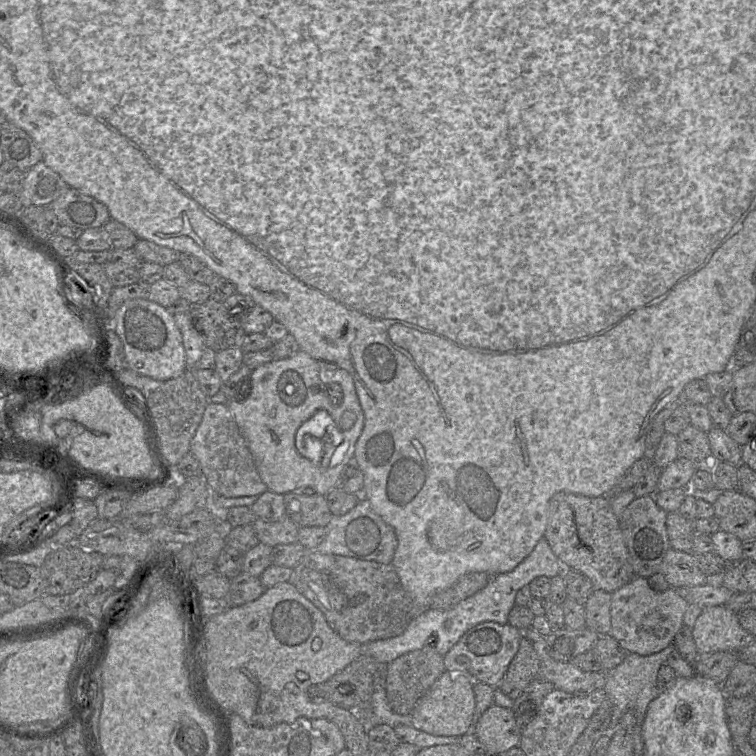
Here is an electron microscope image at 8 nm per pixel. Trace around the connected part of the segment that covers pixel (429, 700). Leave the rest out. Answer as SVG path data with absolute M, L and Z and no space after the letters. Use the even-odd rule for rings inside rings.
M445 671L414 708L412 726L432 735L462 737L473 731L474 711L473 680L460 671Z

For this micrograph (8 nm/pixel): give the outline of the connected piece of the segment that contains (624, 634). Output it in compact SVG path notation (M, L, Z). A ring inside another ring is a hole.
M633 577L612 594L609 635L626 653L640 656L658 653L673 646L675 635L684 626L684 614L688 604L680 591L673 587L656 591L648 584L647 578Z

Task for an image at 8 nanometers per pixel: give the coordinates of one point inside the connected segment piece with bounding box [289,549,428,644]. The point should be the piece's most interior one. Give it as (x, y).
(363, 601)

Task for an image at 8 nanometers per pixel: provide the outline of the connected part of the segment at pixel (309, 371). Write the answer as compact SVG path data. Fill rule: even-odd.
M299 350L291 357L274 359L268 363L255 368L250 375L250 387L240 387L241 396L239 400L230 400L227 404L233 418L253 456L257 471L269 491L277 494L287 494L299 488L312 488L321 495L327 495L332 489L341 486L343 472L351 462L355 462L355 450L357 441L365 425L365 416L361 408L354 380L349 372L334 364L311 357L305 351ZM318 410L341 412L351 410L357 414L357 420L350 430L343 432L340 446L336 447L330 460L330 451L322 450L316 452L316 447L311 446L309 439L312 438L311 430L303 431L303 440L308 443L306 453L315 454L316 460L304 456L296 446L296 434L301 426L309 420Z

